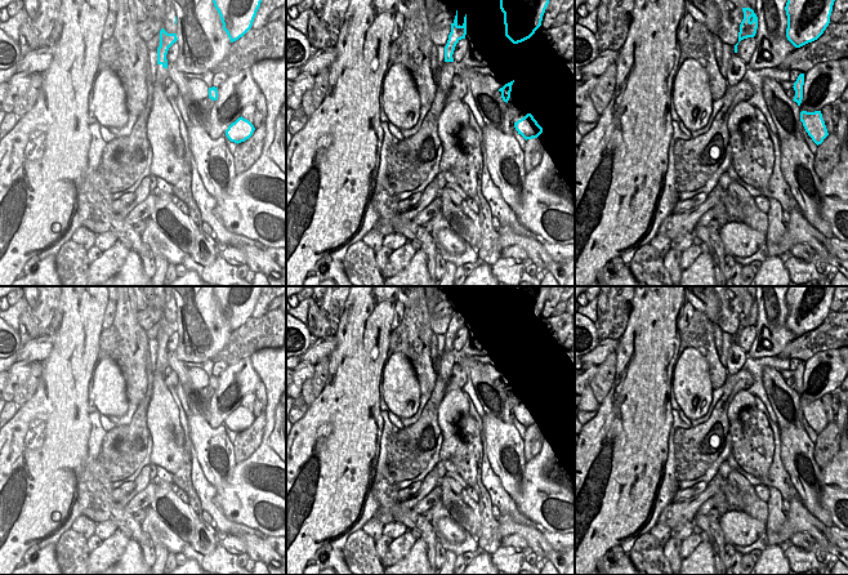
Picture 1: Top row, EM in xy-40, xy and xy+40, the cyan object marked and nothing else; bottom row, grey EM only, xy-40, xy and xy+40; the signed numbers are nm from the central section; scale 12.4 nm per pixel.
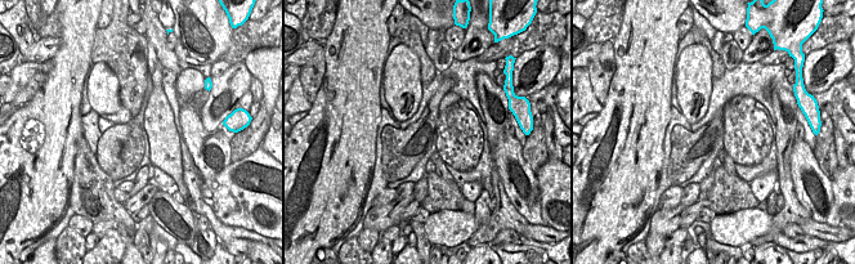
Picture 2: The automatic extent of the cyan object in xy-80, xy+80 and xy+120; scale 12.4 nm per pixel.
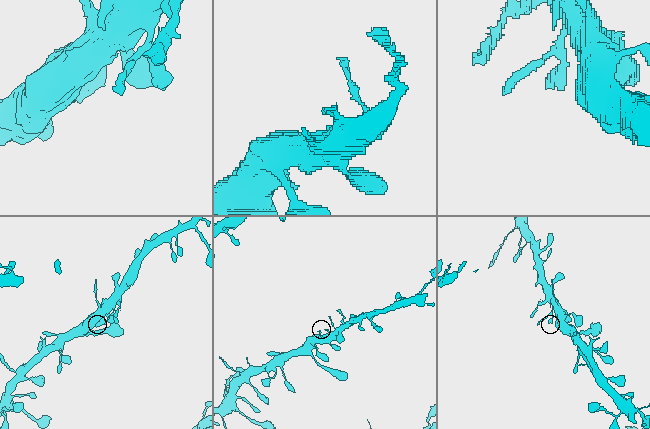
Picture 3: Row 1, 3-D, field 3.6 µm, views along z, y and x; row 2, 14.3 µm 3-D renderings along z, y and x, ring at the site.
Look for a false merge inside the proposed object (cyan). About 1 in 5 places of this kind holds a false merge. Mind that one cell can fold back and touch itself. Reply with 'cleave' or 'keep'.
keep

